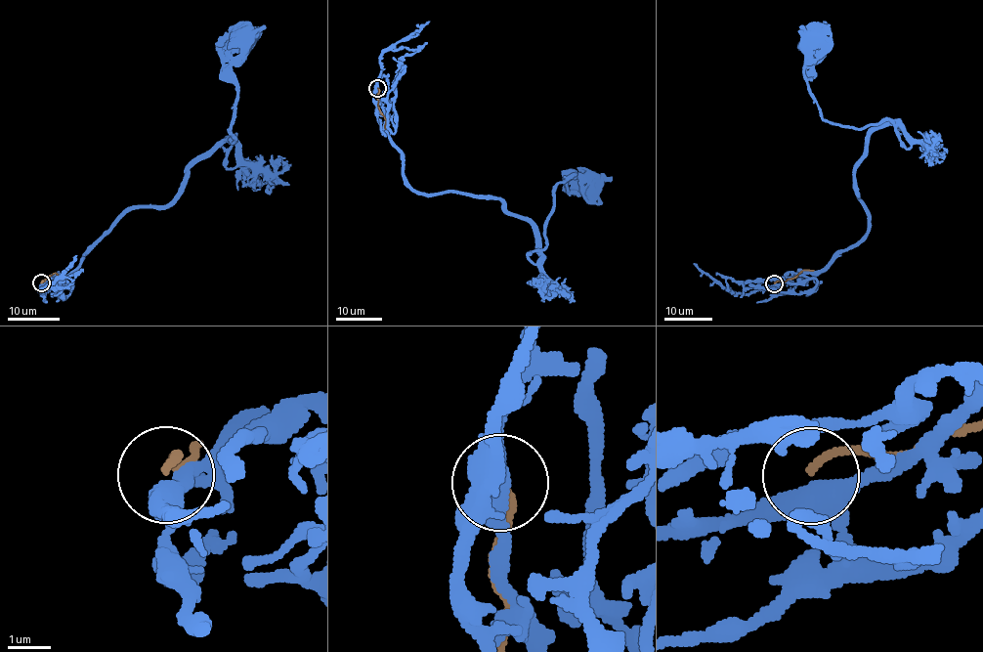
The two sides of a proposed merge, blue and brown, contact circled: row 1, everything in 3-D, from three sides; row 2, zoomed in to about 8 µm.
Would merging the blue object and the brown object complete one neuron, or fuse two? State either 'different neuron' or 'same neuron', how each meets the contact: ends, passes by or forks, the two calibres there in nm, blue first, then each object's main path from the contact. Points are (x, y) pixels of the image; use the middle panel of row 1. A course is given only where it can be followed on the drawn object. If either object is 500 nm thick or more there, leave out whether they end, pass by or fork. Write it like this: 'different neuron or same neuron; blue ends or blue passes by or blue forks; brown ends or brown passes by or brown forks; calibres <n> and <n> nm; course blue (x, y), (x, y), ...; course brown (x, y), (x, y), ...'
different neuron; blue forks; brown ends; calibres 420 and 170 nm; course blue (377, 88), (405, 180), (418, 192), (494, 196), (534, 228), (540, 249), (558, 183), (574, 170), (592, 187); course brown (377, 88), (377, 108), (385, 117), (386, 129)

